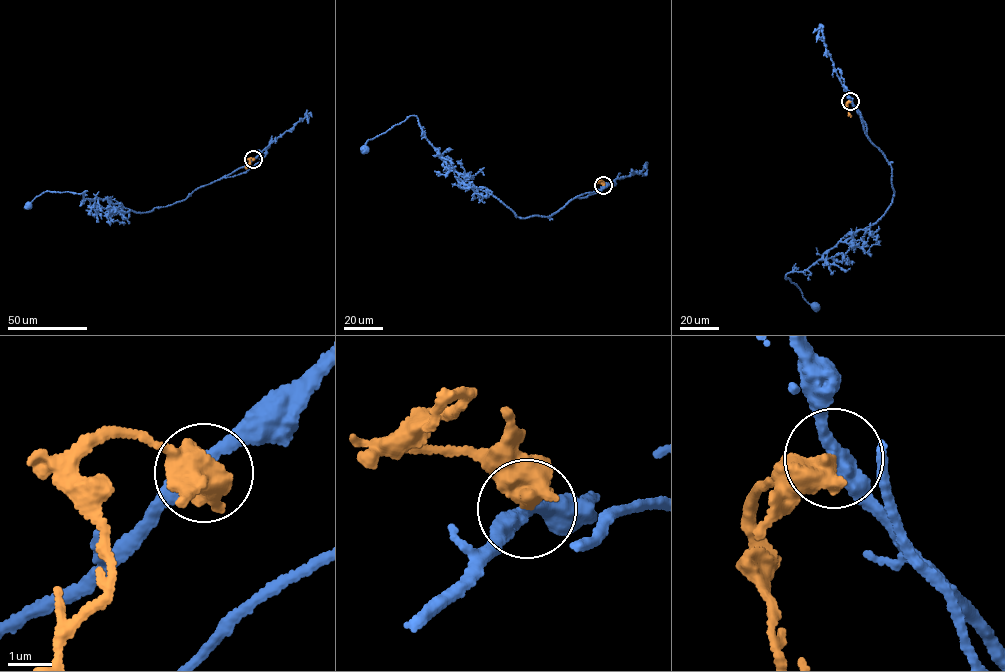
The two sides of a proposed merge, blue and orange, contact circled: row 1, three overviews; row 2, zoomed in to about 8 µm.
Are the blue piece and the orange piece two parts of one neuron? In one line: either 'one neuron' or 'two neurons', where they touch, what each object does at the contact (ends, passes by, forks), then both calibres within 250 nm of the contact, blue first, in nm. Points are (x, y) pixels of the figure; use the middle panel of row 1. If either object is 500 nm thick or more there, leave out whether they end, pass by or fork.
two neurons; at (603, 185); 340 nm thick on the blue side, 650 nm on the other

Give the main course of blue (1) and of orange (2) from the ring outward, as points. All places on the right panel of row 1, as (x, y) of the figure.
1: (850, 101), (891, 168), (894, 193), (876, 222), (839, 242), (806, 269), (786, 274), (805, 300), (819, 308)
2: (850, 101), (846, 104), (850, 115)

